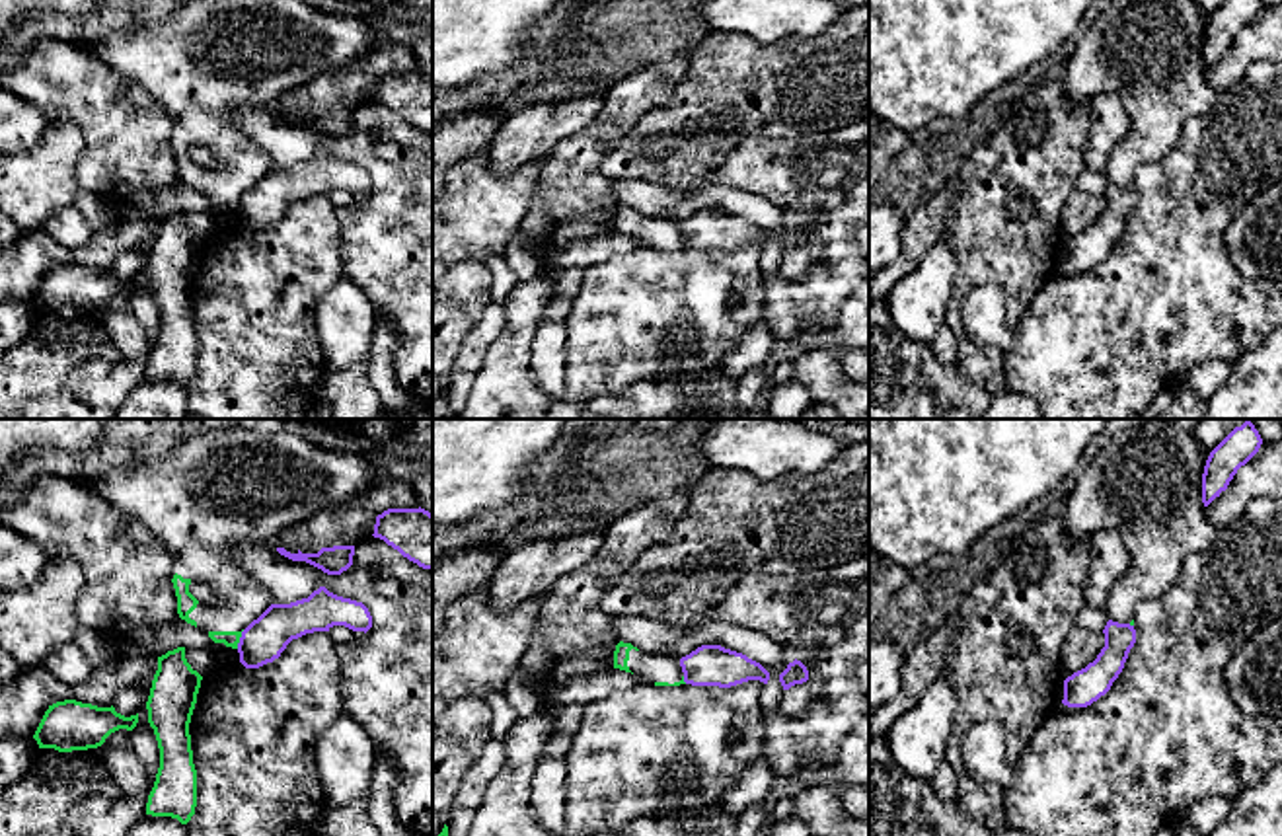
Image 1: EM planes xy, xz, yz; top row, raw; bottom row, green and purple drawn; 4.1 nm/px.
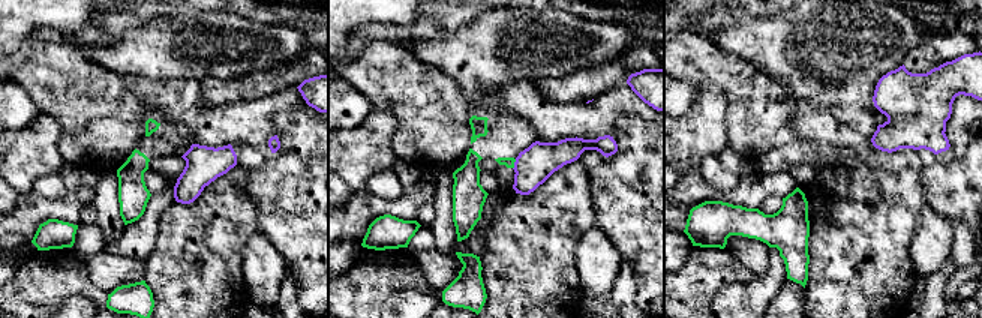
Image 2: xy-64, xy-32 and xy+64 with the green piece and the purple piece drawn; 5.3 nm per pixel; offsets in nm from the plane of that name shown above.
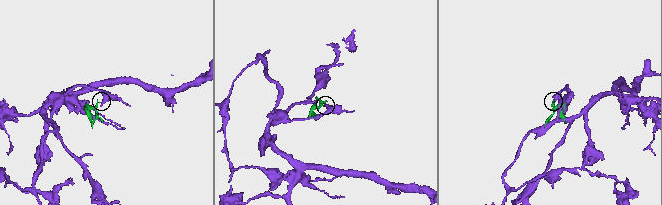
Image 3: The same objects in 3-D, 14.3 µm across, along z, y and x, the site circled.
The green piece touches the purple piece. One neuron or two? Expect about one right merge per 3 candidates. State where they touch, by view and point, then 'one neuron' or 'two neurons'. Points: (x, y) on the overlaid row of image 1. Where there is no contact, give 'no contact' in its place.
xy (238, 640) | two neurons

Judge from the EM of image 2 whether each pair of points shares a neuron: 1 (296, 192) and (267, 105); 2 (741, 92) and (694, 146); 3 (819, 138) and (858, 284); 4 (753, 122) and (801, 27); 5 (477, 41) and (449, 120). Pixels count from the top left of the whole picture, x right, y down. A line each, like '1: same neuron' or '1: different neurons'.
1: different neurons
2: different neurons
3: same neuron
4: different neurons
5: different neurons

